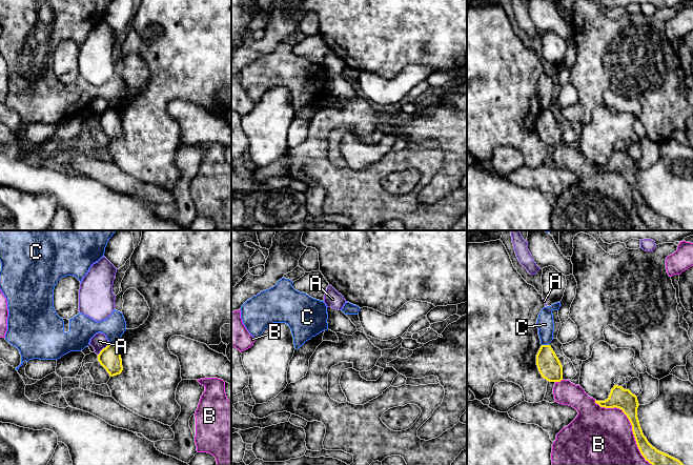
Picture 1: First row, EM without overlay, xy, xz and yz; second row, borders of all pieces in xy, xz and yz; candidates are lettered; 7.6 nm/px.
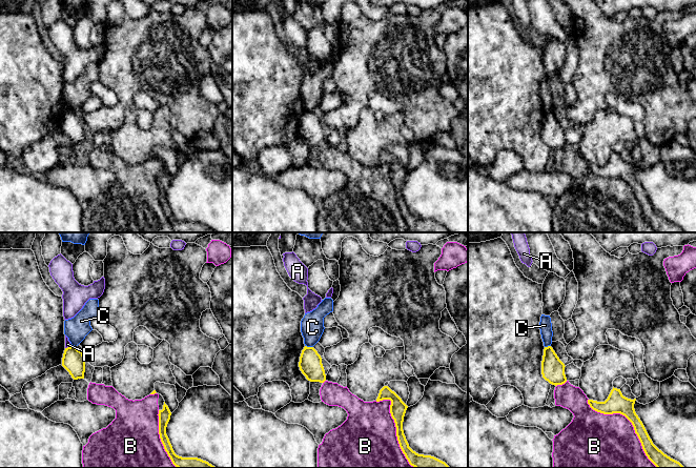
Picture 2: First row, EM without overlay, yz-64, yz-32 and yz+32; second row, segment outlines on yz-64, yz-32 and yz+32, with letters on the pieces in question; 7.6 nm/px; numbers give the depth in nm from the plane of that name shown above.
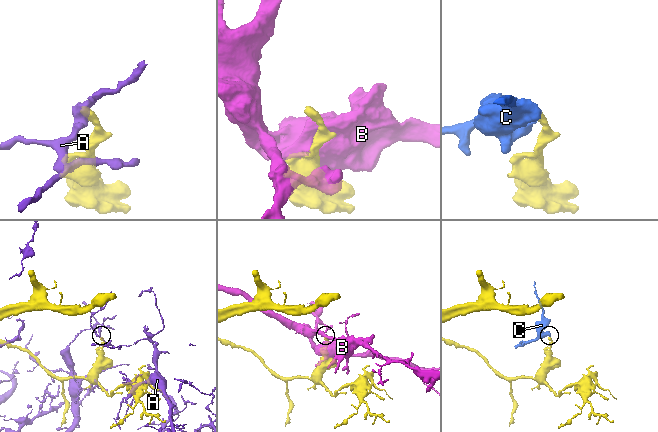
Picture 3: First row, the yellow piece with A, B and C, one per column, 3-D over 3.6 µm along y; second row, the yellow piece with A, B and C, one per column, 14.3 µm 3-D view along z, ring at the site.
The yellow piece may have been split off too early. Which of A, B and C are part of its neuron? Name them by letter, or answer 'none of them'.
none of them

